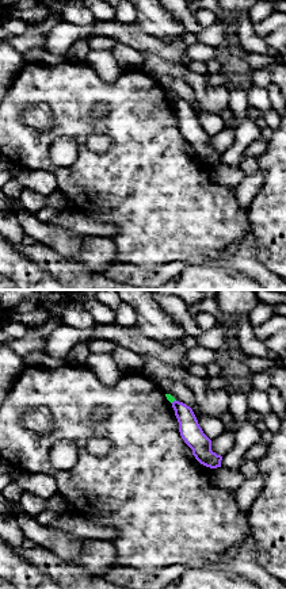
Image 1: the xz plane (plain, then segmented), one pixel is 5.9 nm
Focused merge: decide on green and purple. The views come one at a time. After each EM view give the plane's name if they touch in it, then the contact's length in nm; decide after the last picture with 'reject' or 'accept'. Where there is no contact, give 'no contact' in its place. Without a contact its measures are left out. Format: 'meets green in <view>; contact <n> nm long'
meets green in xz; contact 40 nm long

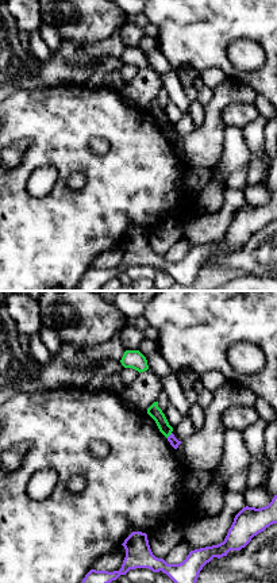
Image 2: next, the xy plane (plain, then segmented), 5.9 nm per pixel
meets green in xy; contact 50 nm long

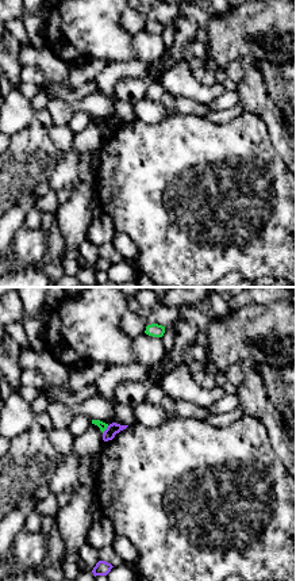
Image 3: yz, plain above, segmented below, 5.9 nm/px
meets green in yz; contact 70 nm long

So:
reject

